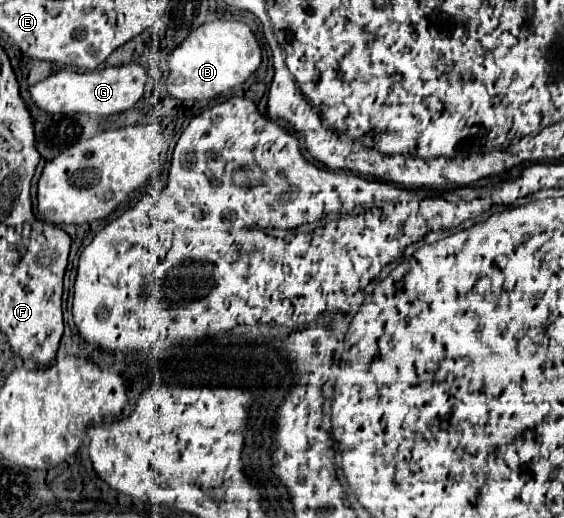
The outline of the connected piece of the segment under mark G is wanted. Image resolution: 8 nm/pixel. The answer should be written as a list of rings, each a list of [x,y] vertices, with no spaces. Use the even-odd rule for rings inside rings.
[[[138,63],[122,67],[104,67],[100,71],[76,73],[60,71],[30,87],[30,97],[44,113],[90,113],[90,115],[114,115],[132,109],[144,93],[146,69]]]

